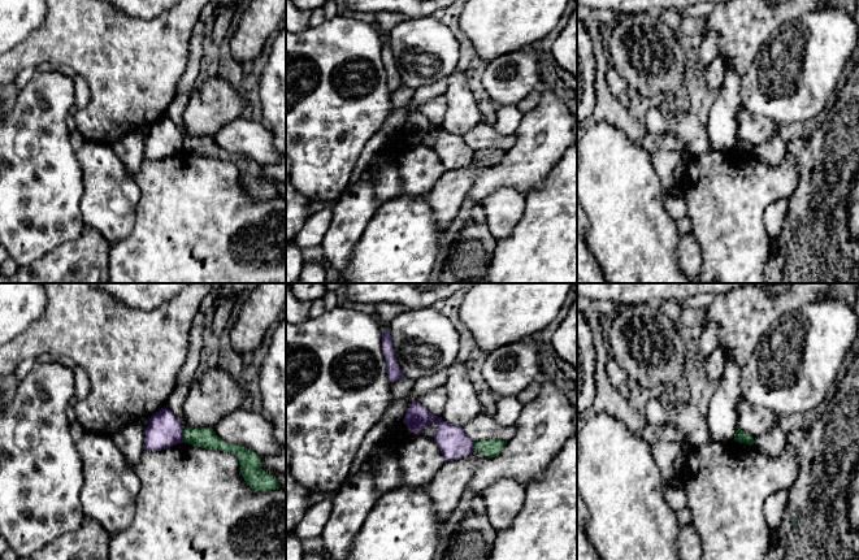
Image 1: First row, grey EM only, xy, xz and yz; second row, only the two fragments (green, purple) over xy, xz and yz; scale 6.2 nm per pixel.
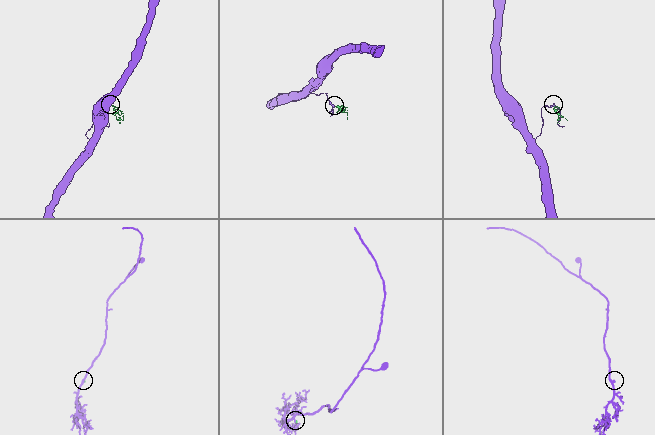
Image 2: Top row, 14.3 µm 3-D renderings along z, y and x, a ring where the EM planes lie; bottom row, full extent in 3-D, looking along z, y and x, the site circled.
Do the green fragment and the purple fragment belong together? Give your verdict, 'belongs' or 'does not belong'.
does not belong

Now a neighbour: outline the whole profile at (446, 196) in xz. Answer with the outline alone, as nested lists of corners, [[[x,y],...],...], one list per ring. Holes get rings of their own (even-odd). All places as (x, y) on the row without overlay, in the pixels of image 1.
[[[473,160],[460,169],[446,170],[426,194],[434,221],[441,230],[444,231],[456,217],[474,178],[486,168],[486,164]]]

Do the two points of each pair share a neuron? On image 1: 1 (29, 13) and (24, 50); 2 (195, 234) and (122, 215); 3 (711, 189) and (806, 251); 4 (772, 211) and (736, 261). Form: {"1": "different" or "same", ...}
{"1": "different", "2": "different", "3": "different", "4": "different"}

